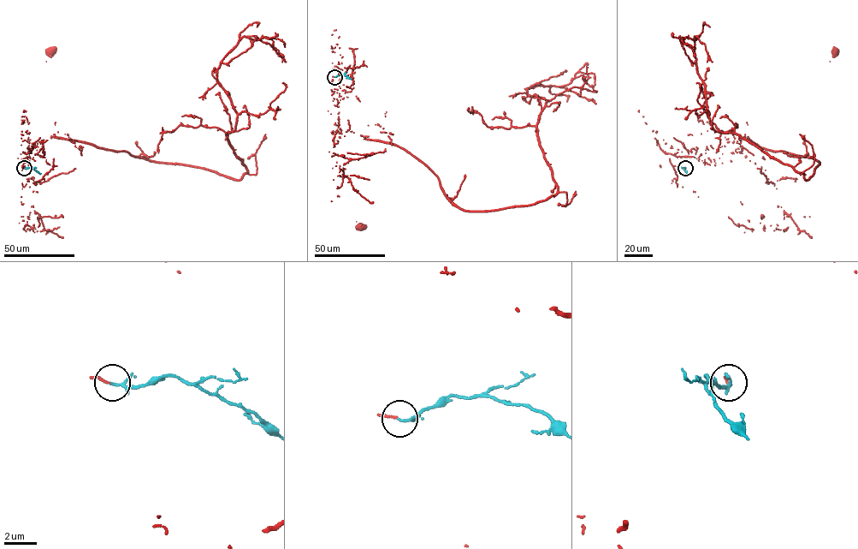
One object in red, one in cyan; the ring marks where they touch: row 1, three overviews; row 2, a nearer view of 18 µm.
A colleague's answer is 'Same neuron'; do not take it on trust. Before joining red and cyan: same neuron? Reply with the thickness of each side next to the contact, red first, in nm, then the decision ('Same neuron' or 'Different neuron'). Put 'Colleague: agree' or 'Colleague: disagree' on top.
Colleague: agree
Thickness 140 nm (red) against 110 nm. Same neuron

